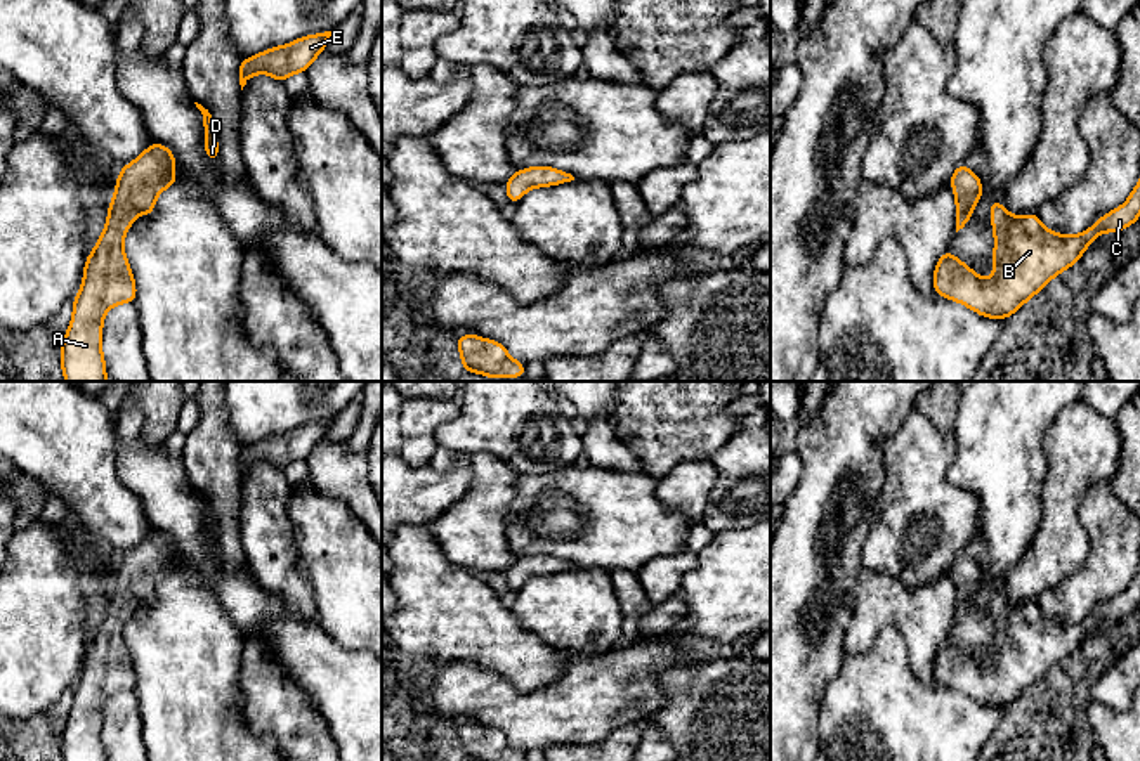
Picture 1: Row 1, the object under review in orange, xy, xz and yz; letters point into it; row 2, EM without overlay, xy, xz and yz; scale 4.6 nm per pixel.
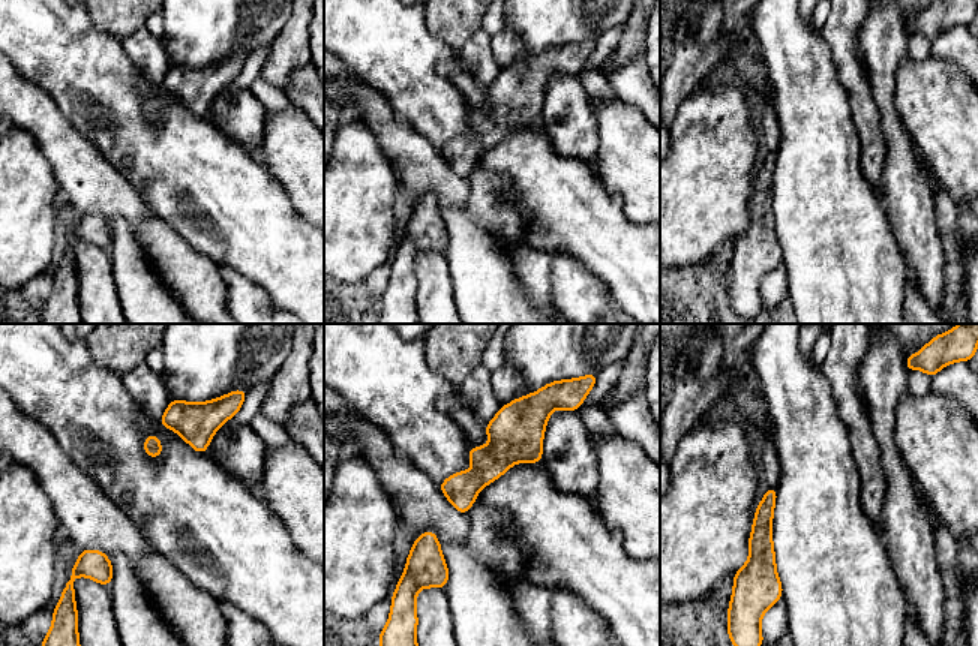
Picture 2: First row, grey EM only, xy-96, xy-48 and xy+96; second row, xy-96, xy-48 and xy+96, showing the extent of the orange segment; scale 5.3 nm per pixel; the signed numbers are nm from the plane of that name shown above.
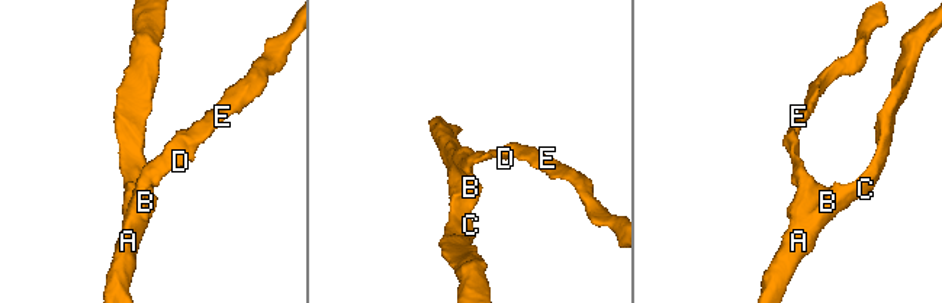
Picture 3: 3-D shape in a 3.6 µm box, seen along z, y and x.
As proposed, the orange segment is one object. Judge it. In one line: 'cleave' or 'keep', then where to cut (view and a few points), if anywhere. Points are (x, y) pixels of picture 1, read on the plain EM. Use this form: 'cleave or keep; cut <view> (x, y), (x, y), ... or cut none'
keep; cut none

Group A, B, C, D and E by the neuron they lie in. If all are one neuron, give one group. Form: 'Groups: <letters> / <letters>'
Groups: A B C D E

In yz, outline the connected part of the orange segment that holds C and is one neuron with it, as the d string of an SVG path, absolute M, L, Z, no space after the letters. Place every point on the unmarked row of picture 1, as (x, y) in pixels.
M1140 569L1128 589L1081 622L1048 619L1036 602L1013 605L991 586L994 664L982 667L951 636L934 659L934 680L989 707L1006 707L1050 667L1074 654L1100 621L1121 621L1140 605Z

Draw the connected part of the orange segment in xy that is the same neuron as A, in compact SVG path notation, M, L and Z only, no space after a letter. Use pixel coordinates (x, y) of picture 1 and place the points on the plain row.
M151 534L120 558L104 621L87 645L83 669L73 688L73 707L61 730L62 761L106 761L102 707L118 692L134 692L137 676L123 628L139 602L154 602L156 584L177 570L174 541Z

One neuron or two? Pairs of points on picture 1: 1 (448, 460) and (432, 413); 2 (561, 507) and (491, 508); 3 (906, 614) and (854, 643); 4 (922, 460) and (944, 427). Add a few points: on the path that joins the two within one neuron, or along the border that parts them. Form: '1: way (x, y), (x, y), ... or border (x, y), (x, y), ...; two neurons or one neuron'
1: border (438, 446), (427, 463); two neurons
2: border (519, 475), (505, 515), (505, 541), (509, 548); two neurons
3: way (894, 614), (884, 614), (866, 631); one neuron
4: border (913, 409), (920, 411), (946, 437), (955, 441); two neurons

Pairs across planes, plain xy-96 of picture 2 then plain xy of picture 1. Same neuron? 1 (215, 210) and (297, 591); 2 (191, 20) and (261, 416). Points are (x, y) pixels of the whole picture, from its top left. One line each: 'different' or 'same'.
1: different
2: same

